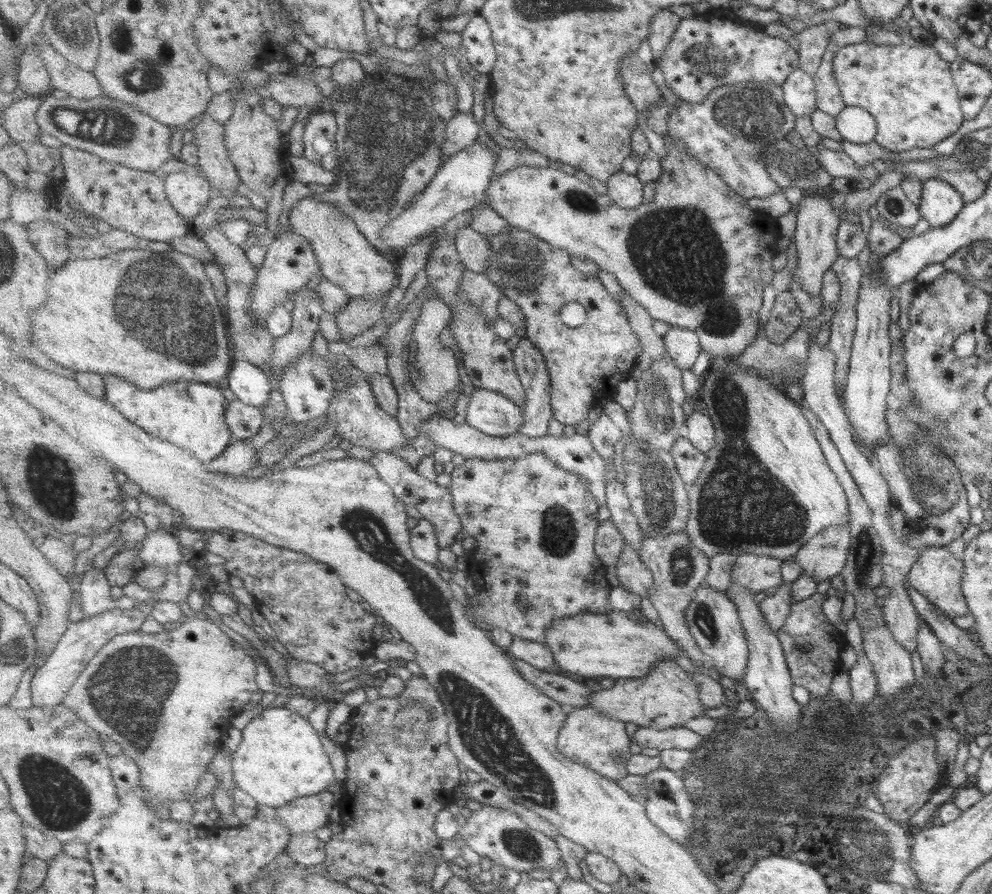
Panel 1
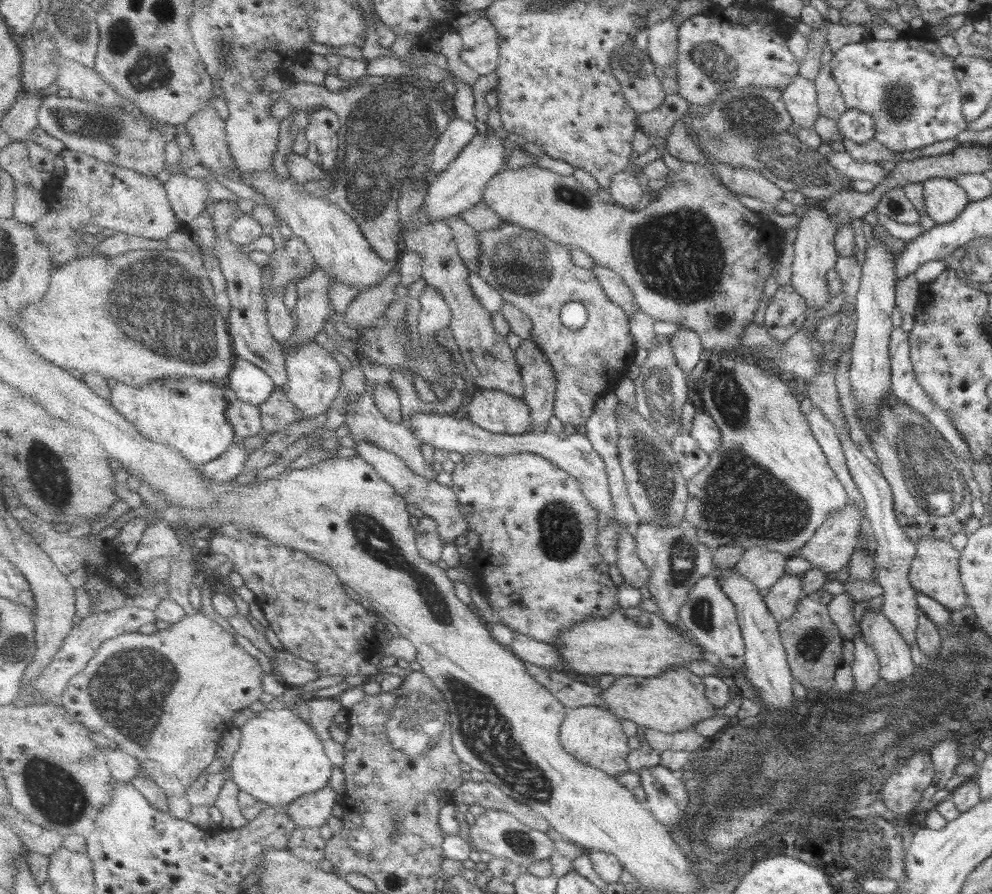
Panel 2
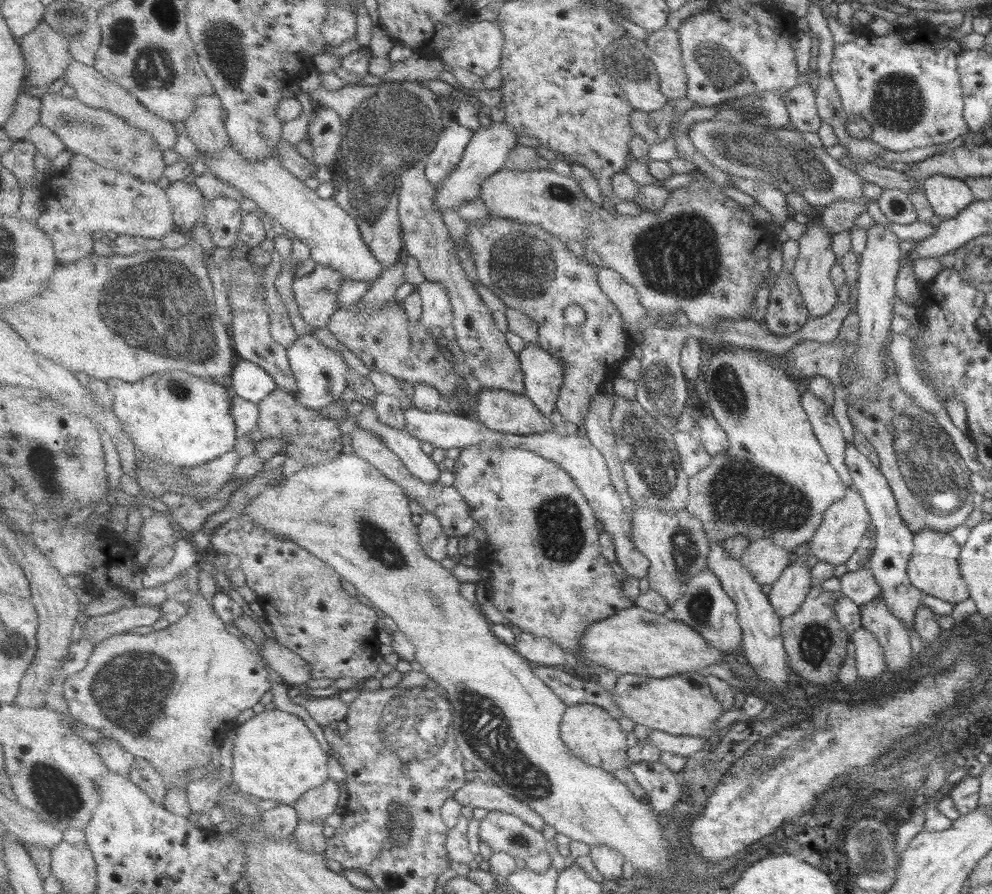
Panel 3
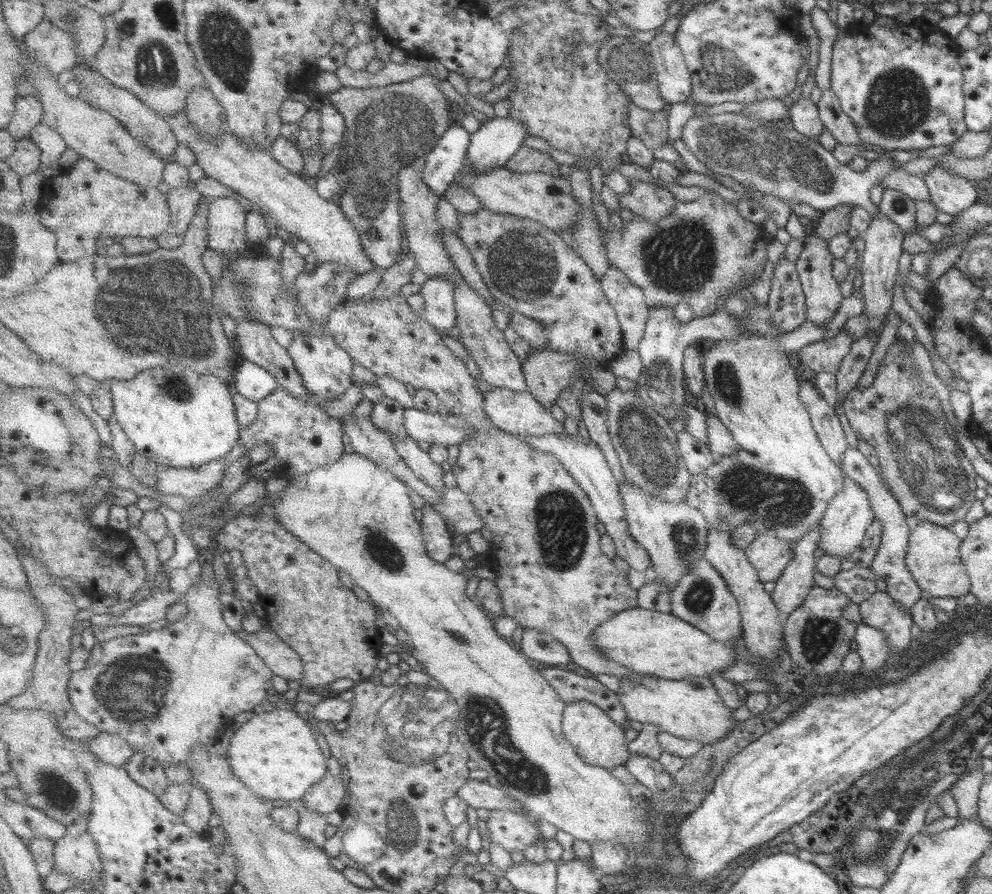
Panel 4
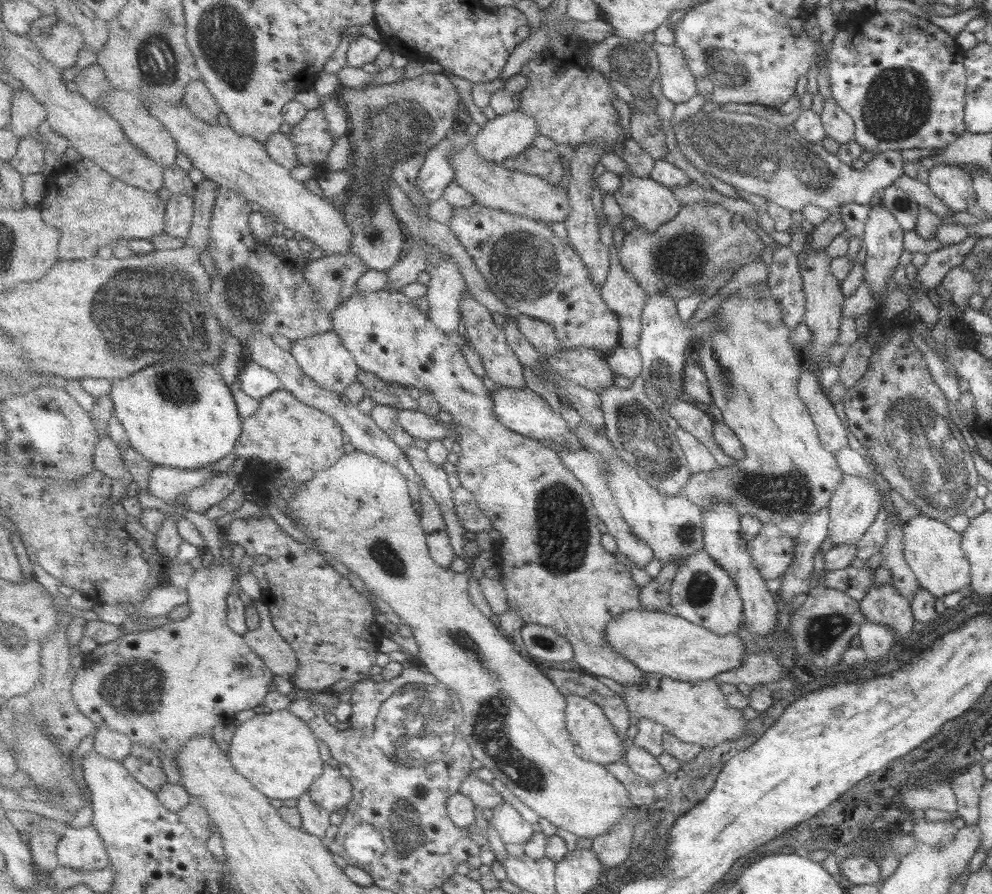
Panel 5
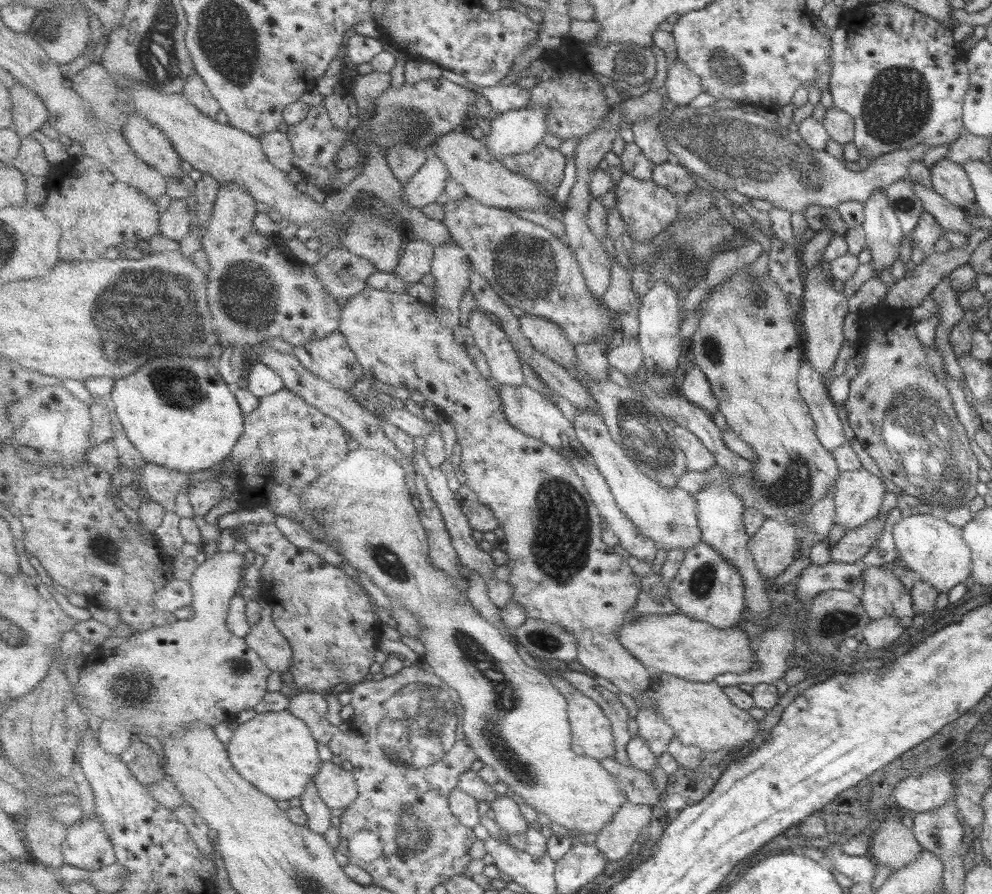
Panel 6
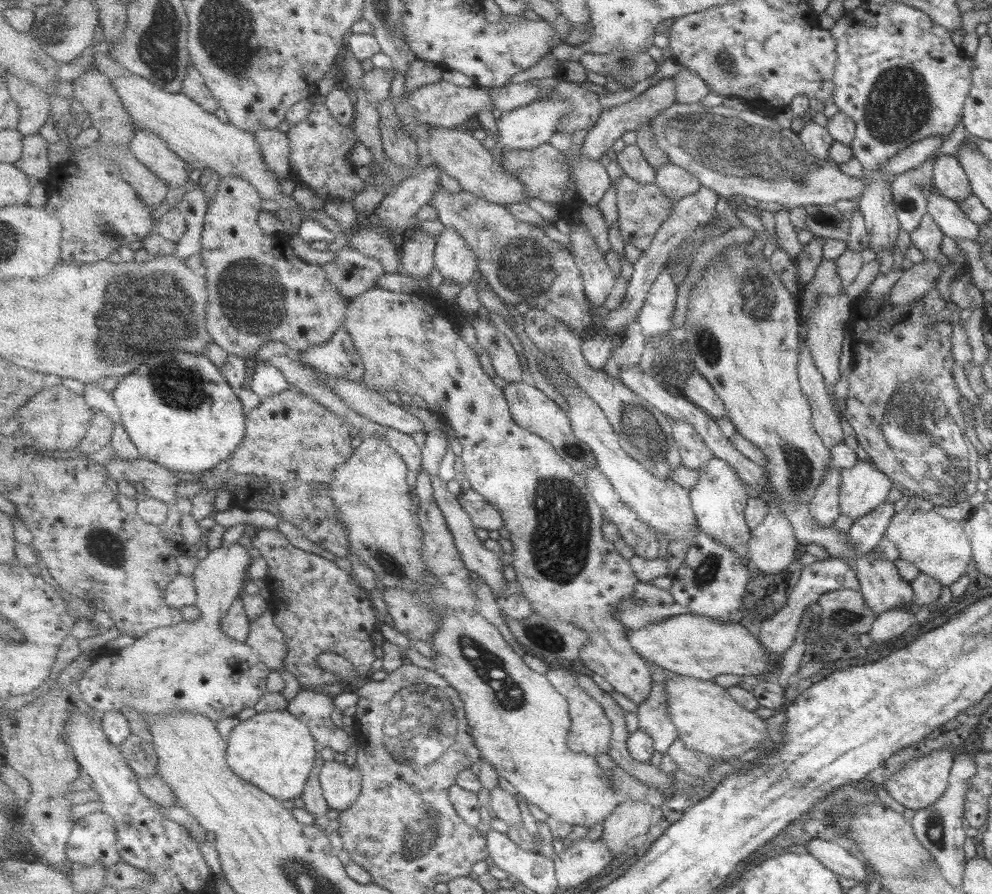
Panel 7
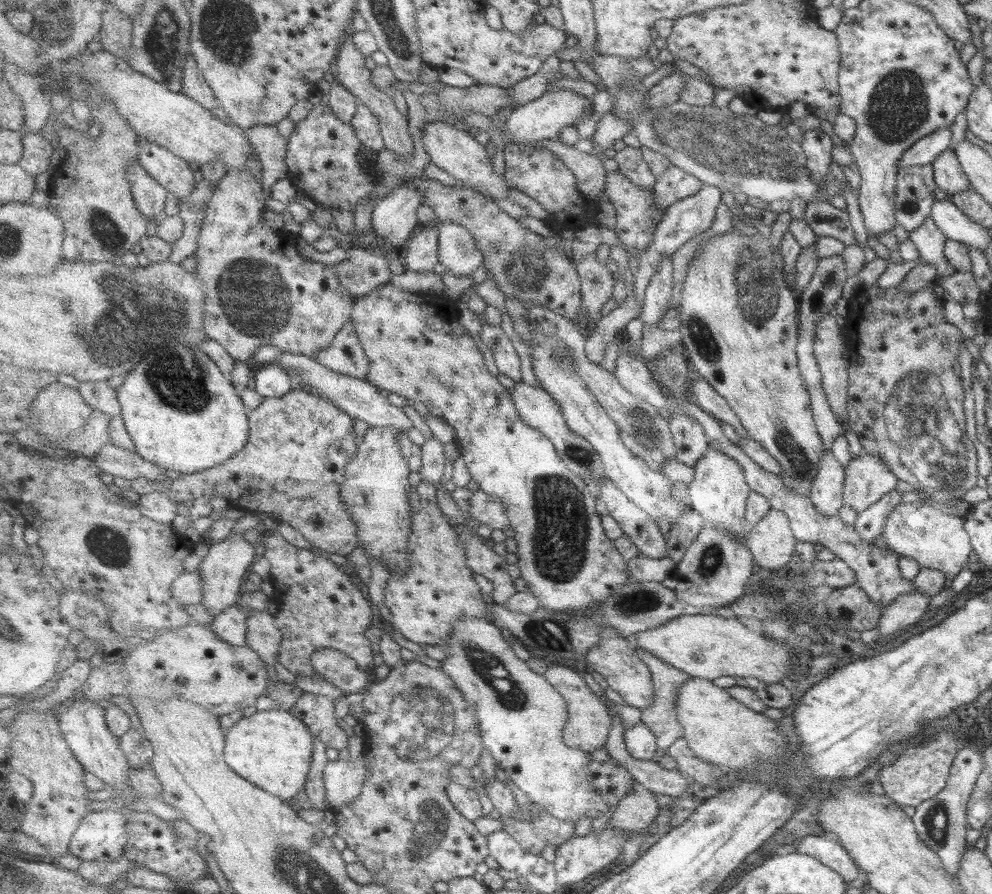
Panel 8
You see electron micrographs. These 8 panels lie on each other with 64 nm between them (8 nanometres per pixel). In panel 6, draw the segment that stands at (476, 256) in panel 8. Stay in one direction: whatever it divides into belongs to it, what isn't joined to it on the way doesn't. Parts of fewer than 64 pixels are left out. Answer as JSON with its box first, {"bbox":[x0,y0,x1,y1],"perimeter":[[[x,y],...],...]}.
{"bbox":[433,242,472,331],"perimeter":[[[456,242],[435,251],[433,274],[436,276],[436,300],[433,304],[443,326],[452,331],[460,326],[460,310],[464,294],[472,286],[472,258]]]}

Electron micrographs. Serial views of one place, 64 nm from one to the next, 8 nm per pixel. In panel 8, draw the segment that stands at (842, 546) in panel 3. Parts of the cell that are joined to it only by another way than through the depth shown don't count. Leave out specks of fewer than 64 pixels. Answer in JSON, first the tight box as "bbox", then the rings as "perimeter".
{"bbox":[844,450,896,514],"perimeter":[[[862,450],[845,466],[844,502],[861,514],[868,506],[896,488],[896,476],[886,468],[882,456]]]}

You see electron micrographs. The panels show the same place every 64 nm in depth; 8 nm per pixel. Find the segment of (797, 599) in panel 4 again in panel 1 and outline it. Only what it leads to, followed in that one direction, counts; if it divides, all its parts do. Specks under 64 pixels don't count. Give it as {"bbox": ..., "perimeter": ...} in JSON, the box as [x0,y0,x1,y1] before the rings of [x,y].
{"bbox":[759,582,793,633],"perimeter":[[[782,582],[779,589],[771,590],[768,597],[759,603],[760,614],[764,616],[766,624],[770,626],[770,630],[774,633],[777,633],[784,626],[786,617],[788,617],[793,605],[789,602],[789,586],[791,586],[791,583],[784,584]]]}

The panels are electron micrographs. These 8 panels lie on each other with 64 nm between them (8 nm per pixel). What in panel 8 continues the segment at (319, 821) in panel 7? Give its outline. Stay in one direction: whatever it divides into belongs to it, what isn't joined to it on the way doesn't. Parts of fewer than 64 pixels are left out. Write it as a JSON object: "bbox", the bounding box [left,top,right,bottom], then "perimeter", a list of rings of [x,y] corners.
{"bbox":[305,734,331,812],"perimeter":[[[318,734],[315,735],[315,757],[312,764],[310,776],[308,776],[308,784],[305,792],[307,793],[309,802],[318,812],[324,812],[328,809],[328,788],[326,786],[326,767],[331,764],[326,754],[328,746],[320,740]]]}

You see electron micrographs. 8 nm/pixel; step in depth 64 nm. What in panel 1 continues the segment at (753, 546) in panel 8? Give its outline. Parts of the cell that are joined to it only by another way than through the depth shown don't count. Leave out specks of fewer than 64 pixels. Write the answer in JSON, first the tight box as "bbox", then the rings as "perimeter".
{"bbox":[731,554,782,595],"perimeter":[[[744,554],[737,558],[732,568],[731,584],[747,588],[752,595],[770,592],[782,584],[781,563],[779,559],[754,554]]]}

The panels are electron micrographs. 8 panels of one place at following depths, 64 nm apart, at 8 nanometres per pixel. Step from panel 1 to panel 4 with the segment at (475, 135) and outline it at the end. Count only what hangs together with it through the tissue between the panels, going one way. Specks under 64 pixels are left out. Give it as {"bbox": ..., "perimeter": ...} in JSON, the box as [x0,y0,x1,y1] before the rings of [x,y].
{"bbox":[425,122,472,196],"perimeter":[[[455,122],[427,157],[425,180],[438,195],[445,196],[457,177],[462,174],[472,137],[470,131]]]}

